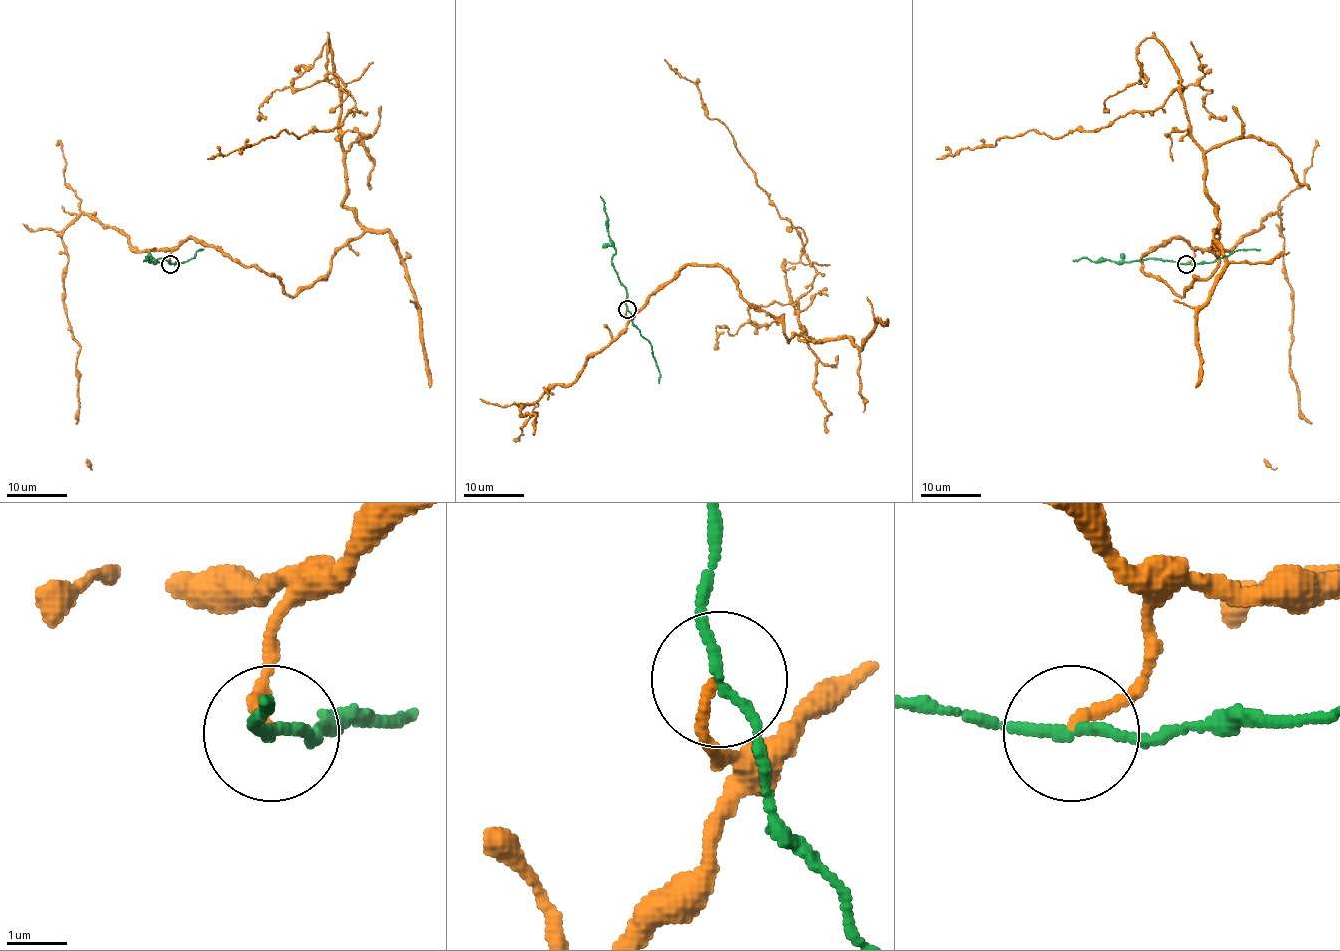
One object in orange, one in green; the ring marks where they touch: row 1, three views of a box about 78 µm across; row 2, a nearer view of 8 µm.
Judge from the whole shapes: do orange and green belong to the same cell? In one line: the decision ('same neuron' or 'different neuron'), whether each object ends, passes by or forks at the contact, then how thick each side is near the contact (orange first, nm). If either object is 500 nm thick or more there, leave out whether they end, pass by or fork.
different neuron; orange ends; green passes by; calibres 170 and 160 nm

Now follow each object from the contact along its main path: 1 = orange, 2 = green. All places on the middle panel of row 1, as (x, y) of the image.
1: (627, 309), (720, 265), (788, 342), (820, 342), (795, 313), (816, 276), (803, 241), (664, 59)
2: (627, 309), (627, 289), (612, 262), (615, 247), (609, 237), (607, 215), (600, 196)

